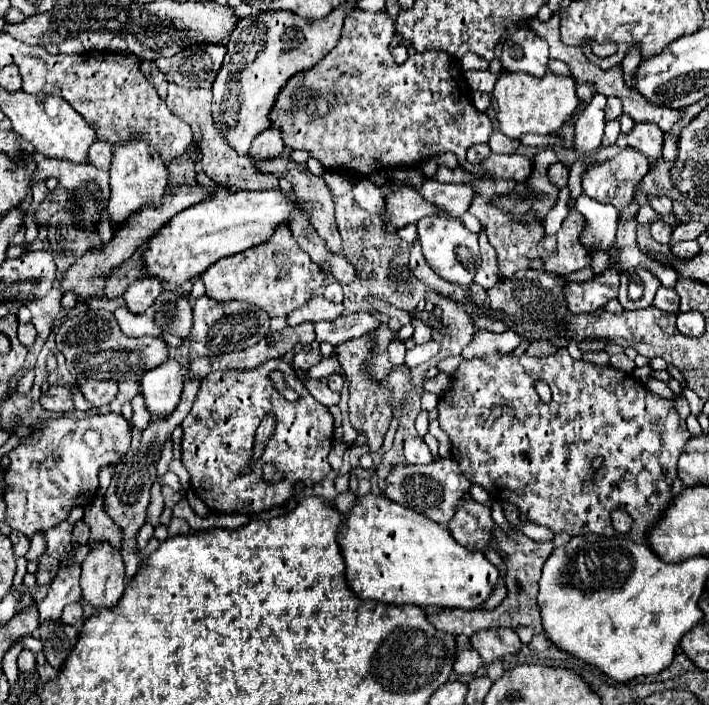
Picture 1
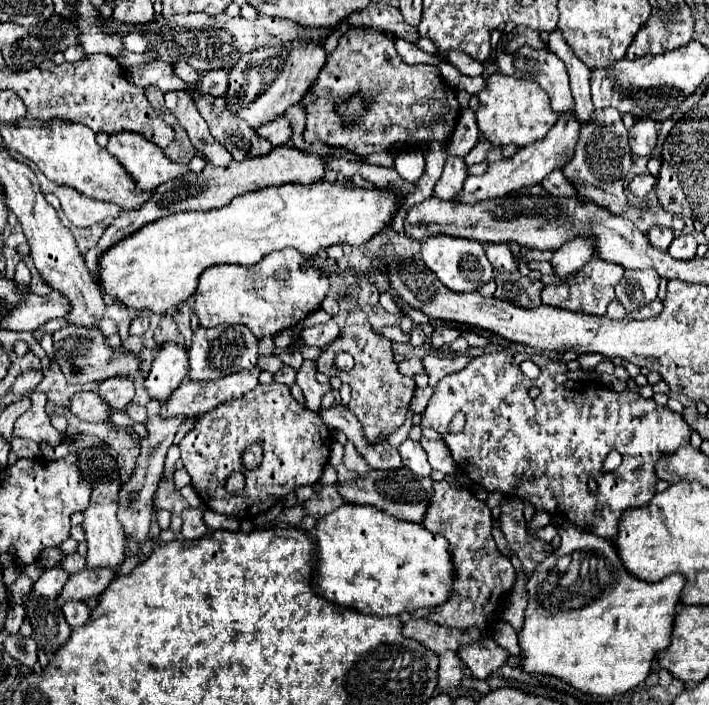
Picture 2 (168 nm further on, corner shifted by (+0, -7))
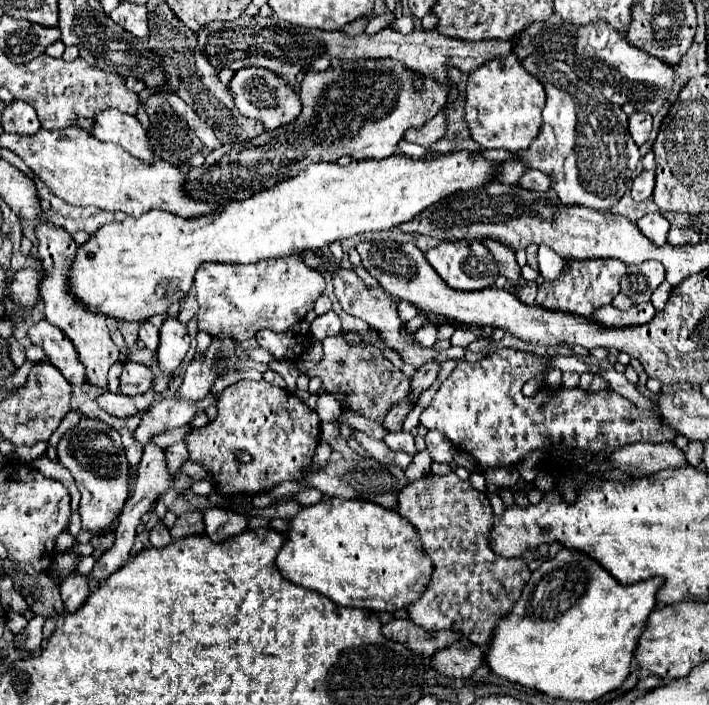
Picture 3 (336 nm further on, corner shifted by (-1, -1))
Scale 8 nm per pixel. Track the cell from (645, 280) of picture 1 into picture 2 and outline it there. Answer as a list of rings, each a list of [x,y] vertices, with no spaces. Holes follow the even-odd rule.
[[[625,270],[625,276],[615,286],[617,300],[627,312],[633,312],[657,298],[659,276],[655,270]]]

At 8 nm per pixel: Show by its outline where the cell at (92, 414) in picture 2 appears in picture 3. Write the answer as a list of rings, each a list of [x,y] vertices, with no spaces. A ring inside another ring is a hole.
[[[106,392],[106,394],[102,394],[102,396],[98,398],[98,404],[100,404],[110,416],[116,416],[116,418],[130,418],[130,416],[136,416],[136,414],[138,414],[138,408],[134,406],[134,398],[130,398],[130,396]]]

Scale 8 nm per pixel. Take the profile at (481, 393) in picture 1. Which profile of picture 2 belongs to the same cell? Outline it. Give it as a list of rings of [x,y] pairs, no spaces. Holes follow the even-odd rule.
[[[505,352],[481,354],[473,358],[465,366],[465,370],[441,378],[423,412],[421,426],[431,426],[433,430],[441,432],[453,460],[457,462],[457,468],[465,472],[469,480],[479,482],[487,492],[501,492],[505,496],[513,496],[523,504],[533,506],[535,510],[551,514],[553,518],[565,518],[567,522],[575,524],[585,532],[615,540],[623,512],[629,508],[641,508],[643,504],[649,504],[655,496],[655,464],[659,464],[661,458],[671,456],[677,448],[687,446],[691,428],[685,424],[683,414],[677,414],[671,408],[659,406],[655,400],[647,400],[629,390],[615,392],[609,386],[589,380],[567,380],[565,384],[557,386],[553,382],[553,374],[567,374],[567,366],[539,354],[529,358],[541,368],[537,380],[529,380],[521,372],[519,360],[509,360],[509,354]],[[531,386],[541,388],[541,394],[537,398],[529,396]],[[457,412],[463,412],[467,422],[461,432],[449,434],[447,428]],[[611,450],[617,450],[623,456],[623,462],[617,470],[609,474],[599,474],[601,462],[597,460],[605,460]],[[589,478],[595,478],[599,484],[595,494],[587,490]]]

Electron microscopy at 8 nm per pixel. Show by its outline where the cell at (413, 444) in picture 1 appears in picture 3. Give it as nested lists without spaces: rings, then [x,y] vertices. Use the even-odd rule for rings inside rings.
[[[396,432],[396,434],[386,434],[384,438],[386,446],[390,450],[402,450],[408,454],[416,454],[416,446],[414,446],[414,436],[410,432]]]

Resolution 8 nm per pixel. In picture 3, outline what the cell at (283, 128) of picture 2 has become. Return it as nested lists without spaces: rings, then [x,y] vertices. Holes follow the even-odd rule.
[[[254,66],[240,68],[238,72],[234,72],[228,88],[240,114],[262,122],[264,130],[274,130],[278,126],[290,124],[302,110],[300,94],[294,88],[290,88],[290,84],[286,84],[278,74],[266,68],[254,68]]]

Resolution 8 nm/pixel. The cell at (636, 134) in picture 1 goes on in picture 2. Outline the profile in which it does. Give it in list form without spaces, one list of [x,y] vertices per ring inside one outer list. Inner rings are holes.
[[[637,120],[629,130],[629,146],[635,156],[651,156],[657,146],[657,122]]]

